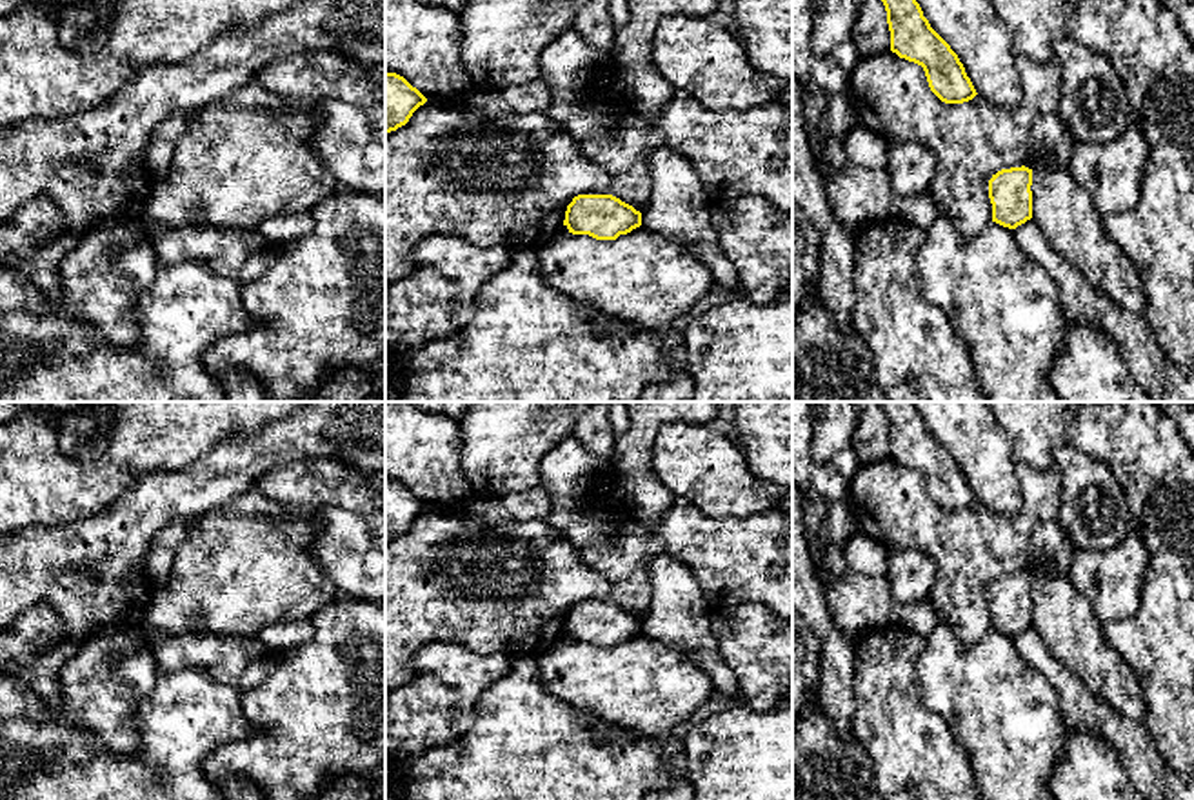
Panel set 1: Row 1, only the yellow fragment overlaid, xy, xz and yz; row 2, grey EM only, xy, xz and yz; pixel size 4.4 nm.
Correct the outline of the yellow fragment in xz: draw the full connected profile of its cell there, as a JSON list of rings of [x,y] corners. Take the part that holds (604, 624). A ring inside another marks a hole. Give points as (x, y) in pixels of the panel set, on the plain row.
[[[578,602],[567,613],[563,633],[572,642],[616,647],[642,633],[642,620],[612,602]]]

